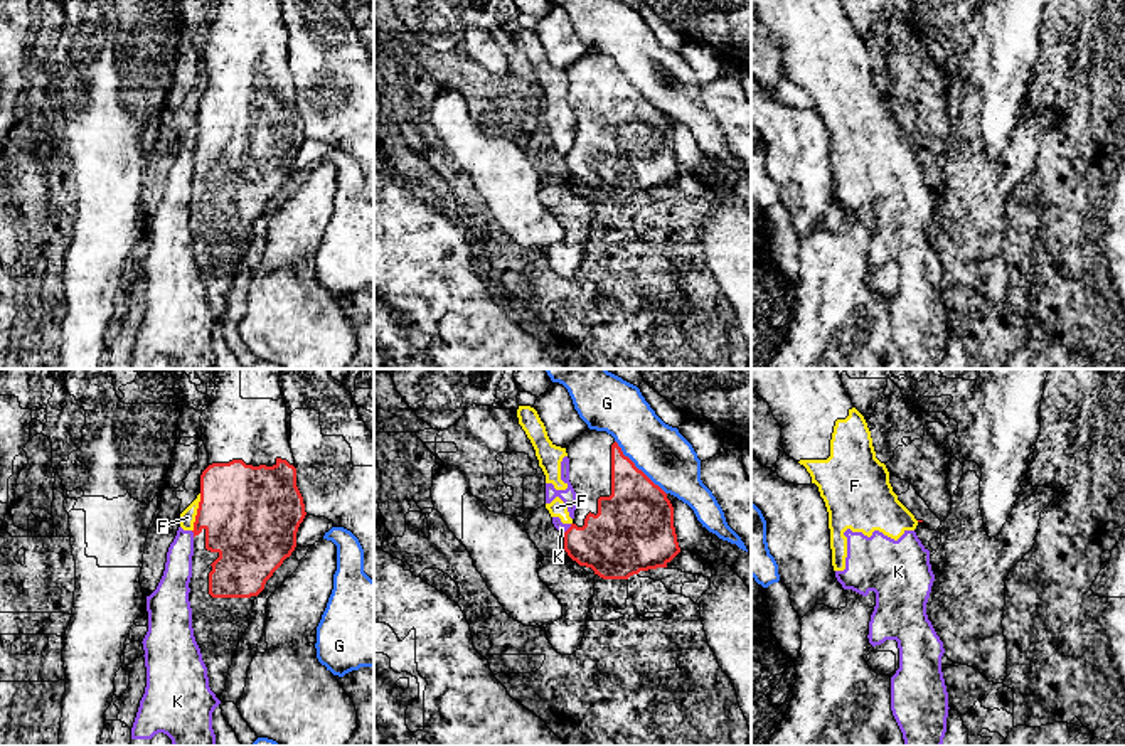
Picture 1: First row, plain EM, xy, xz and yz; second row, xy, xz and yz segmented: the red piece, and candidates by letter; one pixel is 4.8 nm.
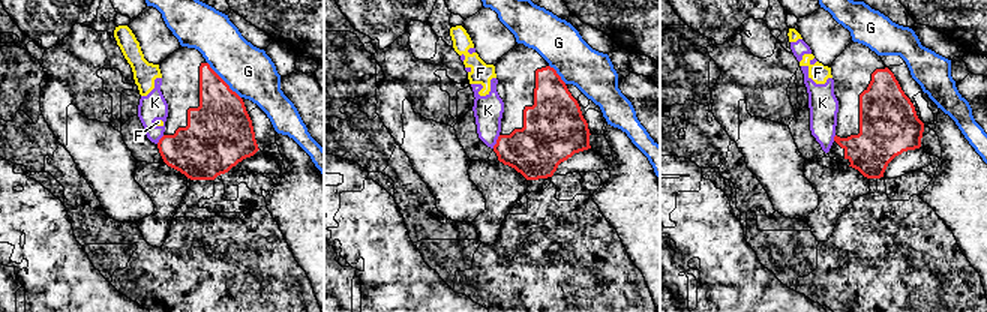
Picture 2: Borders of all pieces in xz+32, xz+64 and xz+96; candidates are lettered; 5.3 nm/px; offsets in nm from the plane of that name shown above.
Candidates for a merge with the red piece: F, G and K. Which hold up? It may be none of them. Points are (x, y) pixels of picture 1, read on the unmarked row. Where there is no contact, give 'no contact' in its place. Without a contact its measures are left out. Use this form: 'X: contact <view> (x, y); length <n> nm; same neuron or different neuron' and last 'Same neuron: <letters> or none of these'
F: contact xy (197, 135); length 190 nm; different neuron
G: contact xz (637, 91); length 360 nm; different neuron
K: contact xz (568, 152); length 60 nm; different neuron
Same neuron: none of these

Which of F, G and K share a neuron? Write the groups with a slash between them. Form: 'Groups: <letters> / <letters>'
Groups: F K / G

